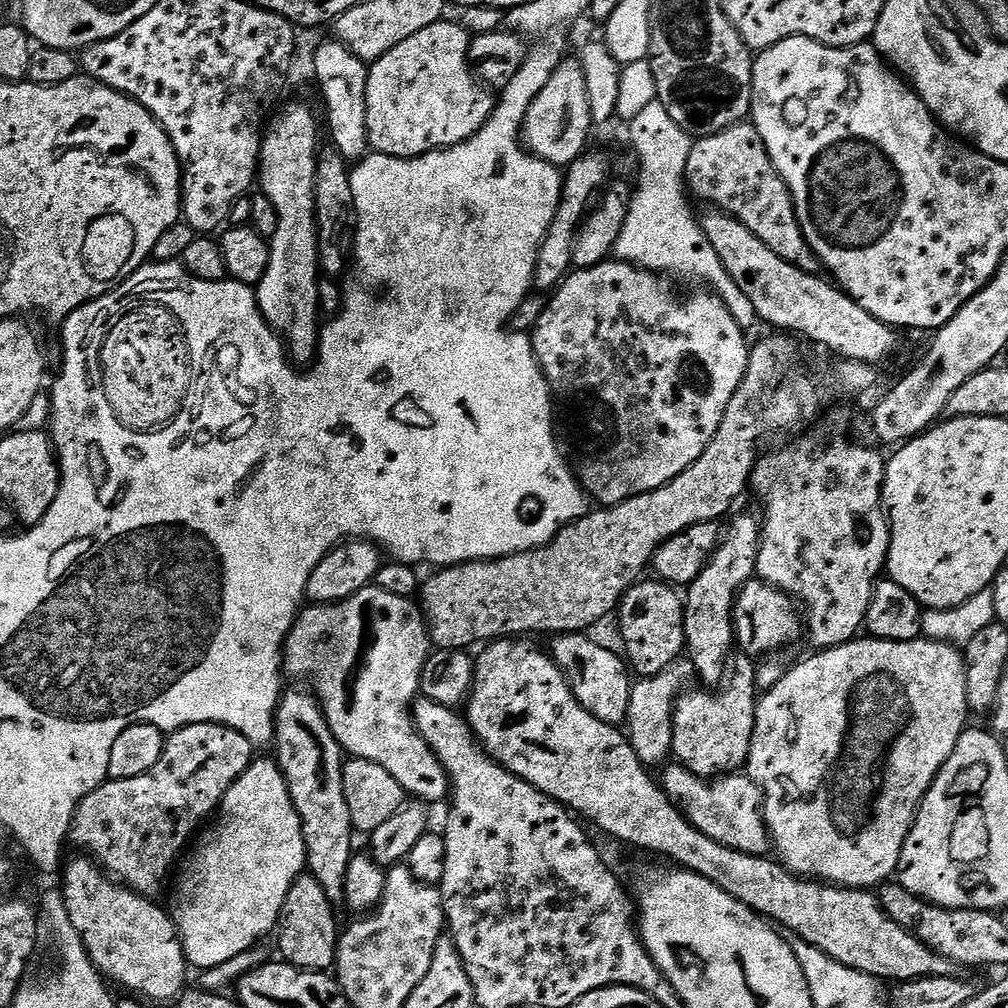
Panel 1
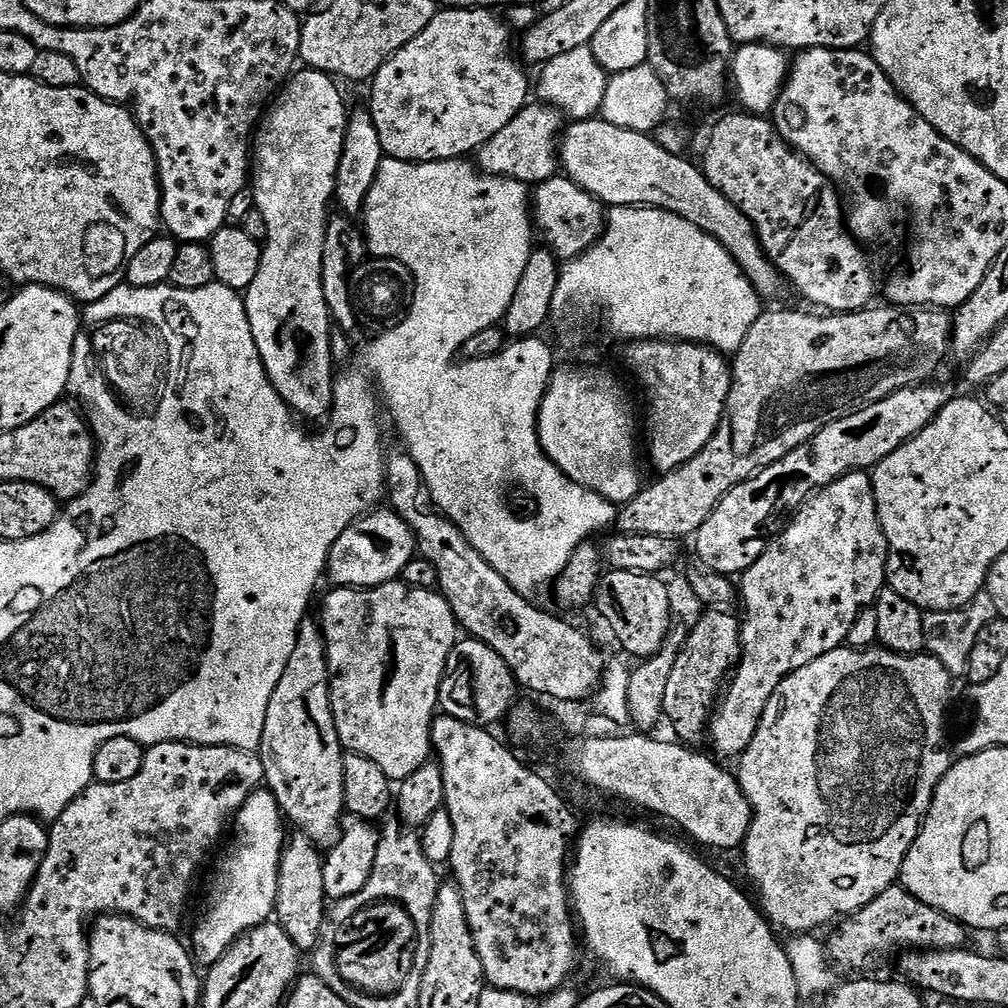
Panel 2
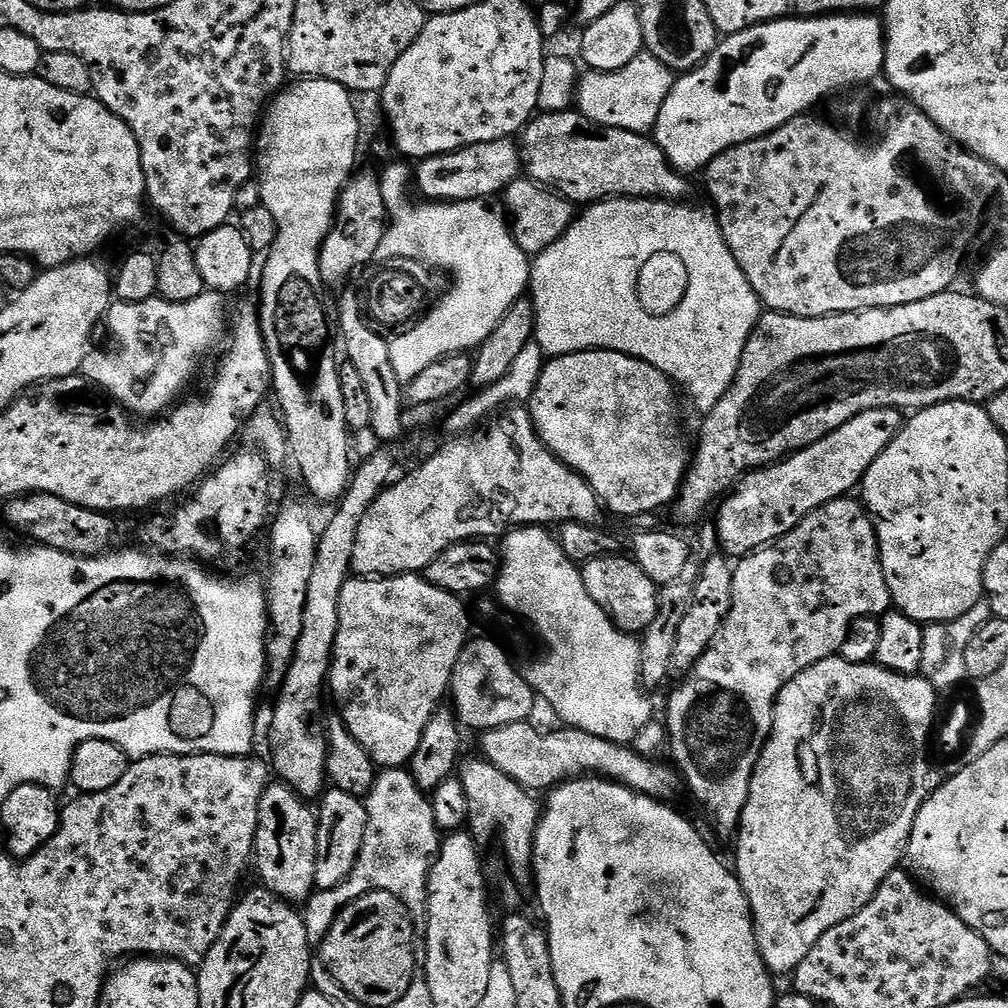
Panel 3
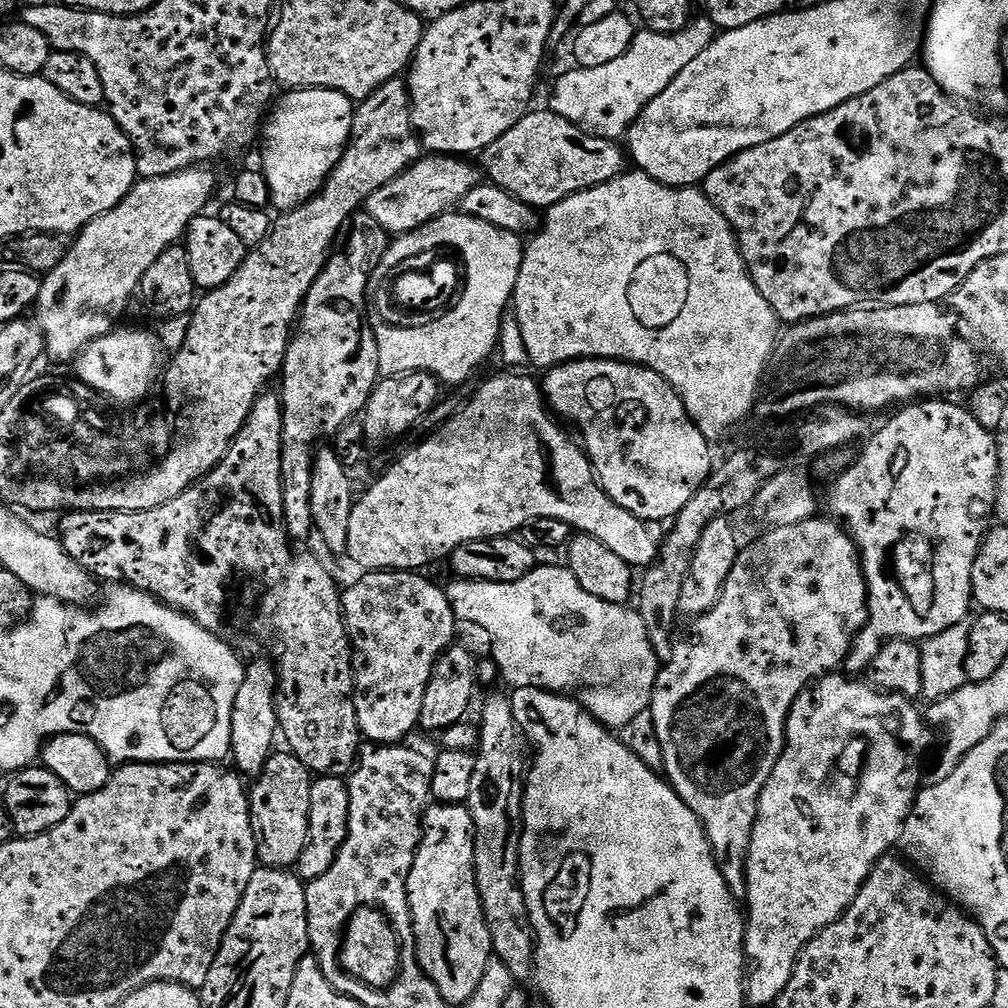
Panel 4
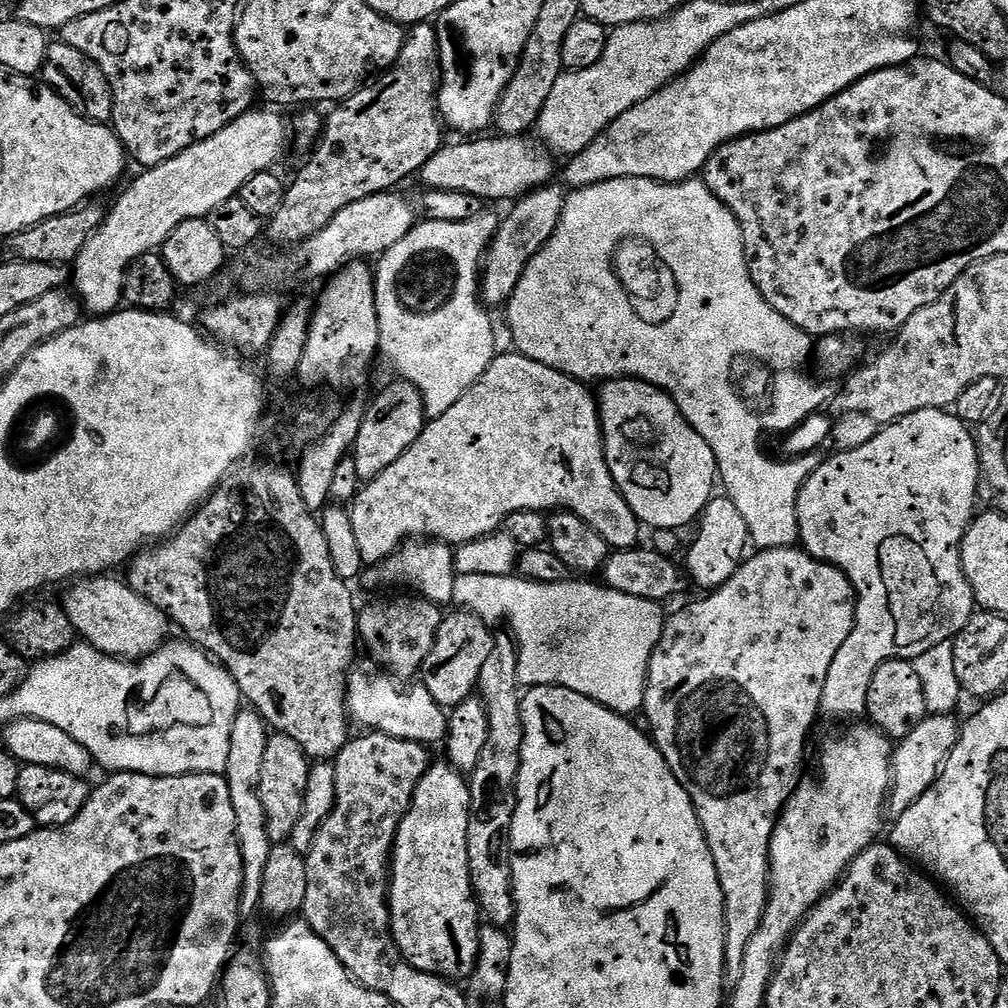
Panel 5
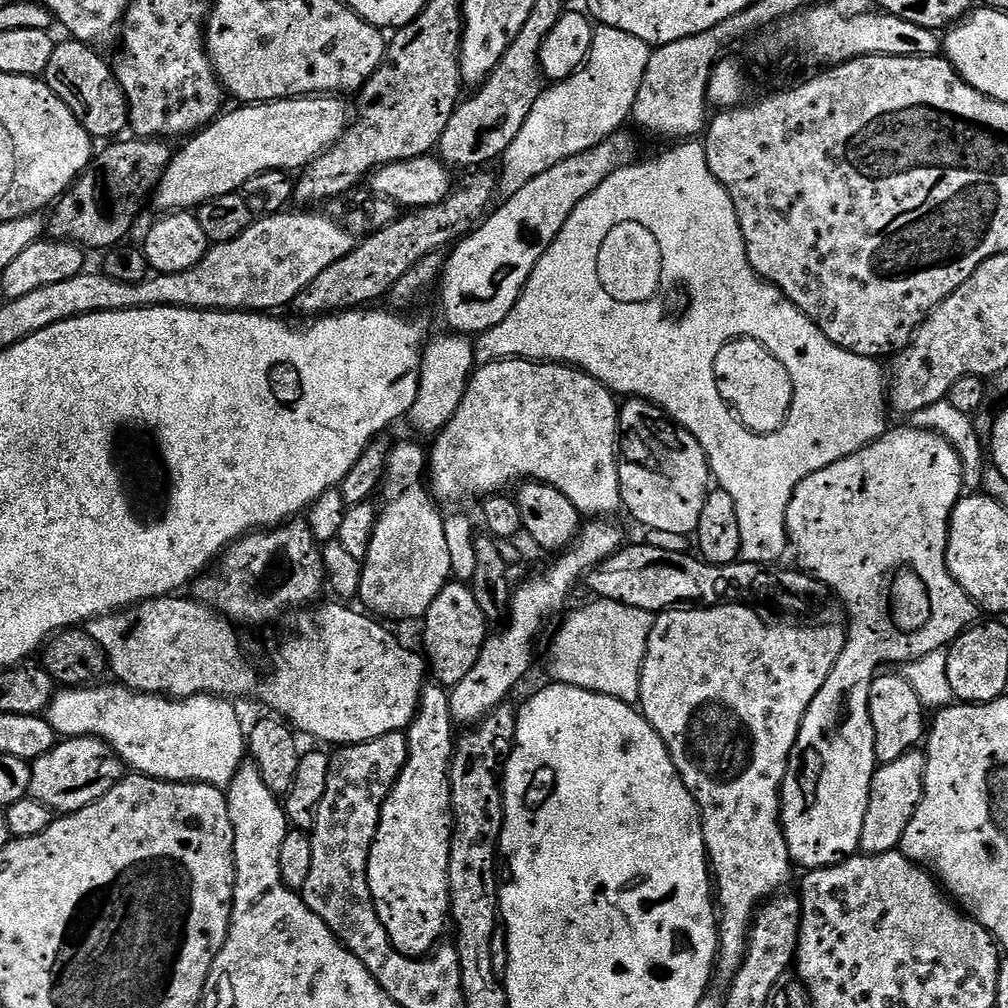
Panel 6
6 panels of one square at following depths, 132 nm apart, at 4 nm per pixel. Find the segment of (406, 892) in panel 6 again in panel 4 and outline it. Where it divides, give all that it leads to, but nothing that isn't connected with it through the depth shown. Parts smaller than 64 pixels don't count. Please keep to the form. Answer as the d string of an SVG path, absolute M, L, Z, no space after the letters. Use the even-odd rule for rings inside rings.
M429 803L428 809L424 812L424 835L420 837L420 845L416 851L414 866L408 875L408 901L412 907L412 929L416 939L416 957L422 966L422 970L432 979L434 986L438 986L442 998L449 1006L456 1006L456 1004L460 1004L460 1006L467 1005L468 999L474 994L474 990L478 990L478 986L482 983L482 974L486 974L486 966L494 959L494 953L490 942L490 930L486 926L486 918L482 910L482 902L480 901L476 875L474 874L474 818L465 805Z

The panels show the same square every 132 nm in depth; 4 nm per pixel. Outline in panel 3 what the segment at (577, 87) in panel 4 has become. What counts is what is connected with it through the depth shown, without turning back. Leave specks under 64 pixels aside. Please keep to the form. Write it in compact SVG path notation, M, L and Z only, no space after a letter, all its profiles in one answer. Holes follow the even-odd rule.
M641 54L634 58L634 62L622 66L622 70L599 73L598 80L600 80L599 123L648 134L655 129L658 110L662 110L662 102L666 102L666 94L670 94L674 73L665 64L658 62L658 58Z

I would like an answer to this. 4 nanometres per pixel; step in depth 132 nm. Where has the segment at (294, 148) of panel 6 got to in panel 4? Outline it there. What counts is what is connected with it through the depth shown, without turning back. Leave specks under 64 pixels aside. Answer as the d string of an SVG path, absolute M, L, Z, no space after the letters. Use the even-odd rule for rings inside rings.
M197 166L162 178L137 179L114 210L94 218L71 241L62 262L43 277L34 305L34 320L44 332L49 357L75 361L90 341L121 323L120 315L137 295L146 270L162 250L181 243L188 223L207 209L216 192L216 176L210 169Z

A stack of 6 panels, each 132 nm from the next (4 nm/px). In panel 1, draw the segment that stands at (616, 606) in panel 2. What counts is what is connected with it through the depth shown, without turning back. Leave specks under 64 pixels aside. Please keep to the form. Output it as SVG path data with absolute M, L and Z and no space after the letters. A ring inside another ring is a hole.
M641 579L632 585L618 605L620 636L624 639L623 651L627 663L637 677L653 676L685 655L684 596L673 585L659 579Z

